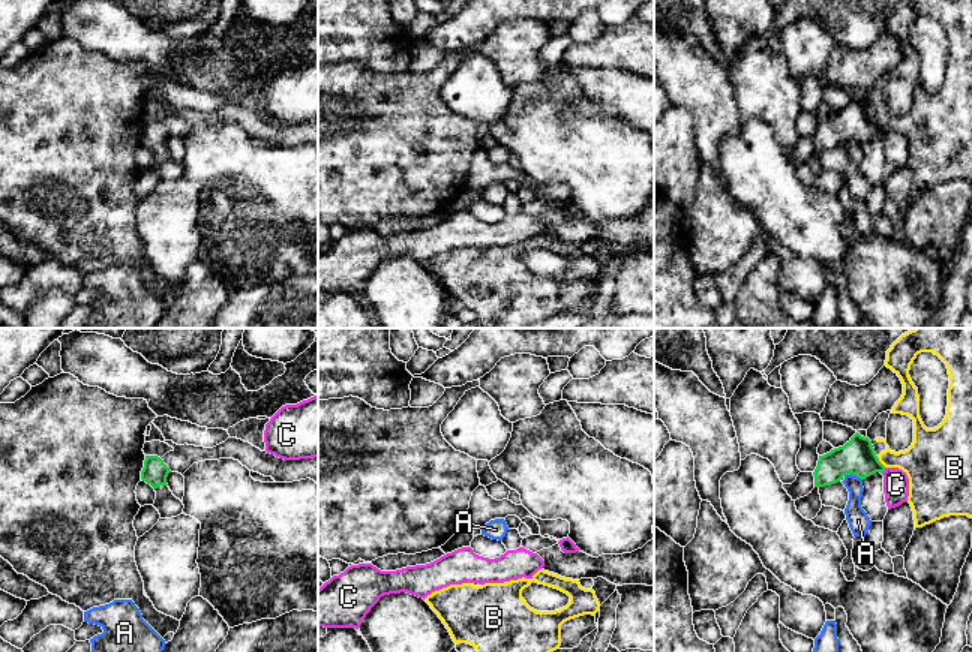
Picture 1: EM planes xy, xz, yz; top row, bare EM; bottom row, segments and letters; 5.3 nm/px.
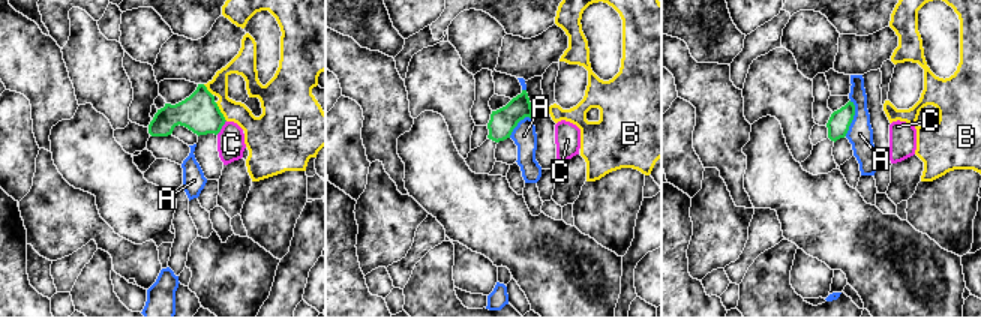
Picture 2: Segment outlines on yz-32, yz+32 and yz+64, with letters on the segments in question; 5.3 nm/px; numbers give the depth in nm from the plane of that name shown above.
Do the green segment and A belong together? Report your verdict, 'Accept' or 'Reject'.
Reject

